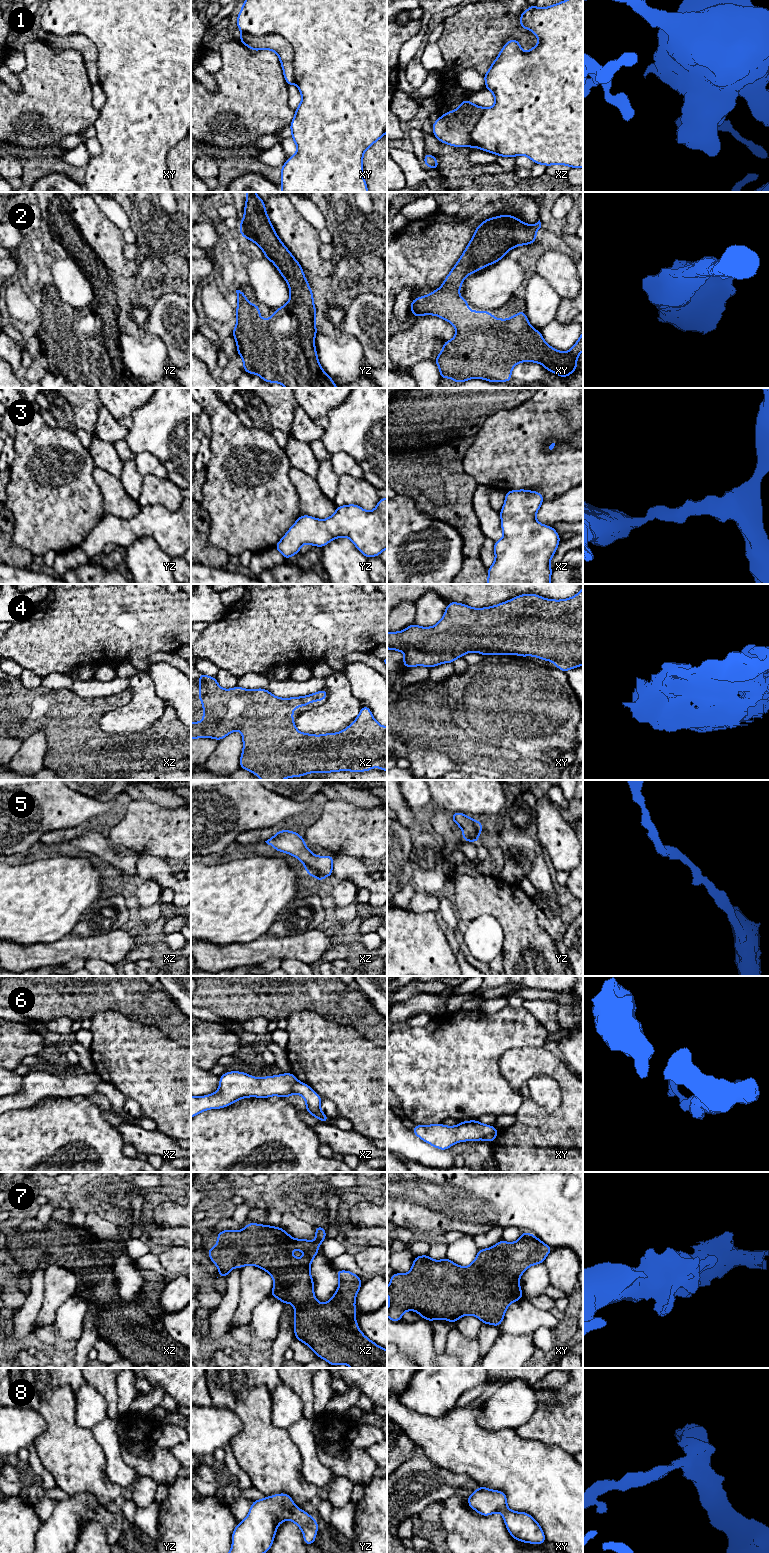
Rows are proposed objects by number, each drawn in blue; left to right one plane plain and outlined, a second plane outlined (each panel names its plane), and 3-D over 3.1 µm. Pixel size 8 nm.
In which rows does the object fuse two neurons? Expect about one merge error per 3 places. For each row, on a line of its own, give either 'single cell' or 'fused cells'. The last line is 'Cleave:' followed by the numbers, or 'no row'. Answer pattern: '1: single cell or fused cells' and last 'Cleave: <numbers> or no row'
1: fused cells
2: single cell
3: single cell
4: single cell
5: single cell
6: fused cells
7: single cell
8: single cell
Cleave: 1, 6

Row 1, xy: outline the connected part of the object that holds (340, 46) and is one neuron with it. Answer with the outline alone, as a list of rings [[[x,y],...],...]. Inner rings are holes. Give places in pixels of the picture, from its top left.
[[[244,0],[237,28],[253,36],[281,35],[294,50],[295,83],[302,101],[290,123],[297,152],[281,167],[281,192],[368,192],[363,176],[363,155],[387,132],[387,0]]]

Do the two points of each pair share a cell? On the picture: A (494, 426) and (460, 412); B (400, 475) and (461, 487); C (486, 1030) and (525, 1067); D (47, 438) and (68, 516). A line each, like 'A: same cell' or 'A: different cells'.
A: different cells
B: same cell
C: different cells
D: same cell

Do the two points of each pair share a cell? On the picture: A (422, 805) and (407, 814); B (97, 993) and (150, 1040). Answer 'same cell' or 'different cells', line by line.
A: different cells
B: different cells

